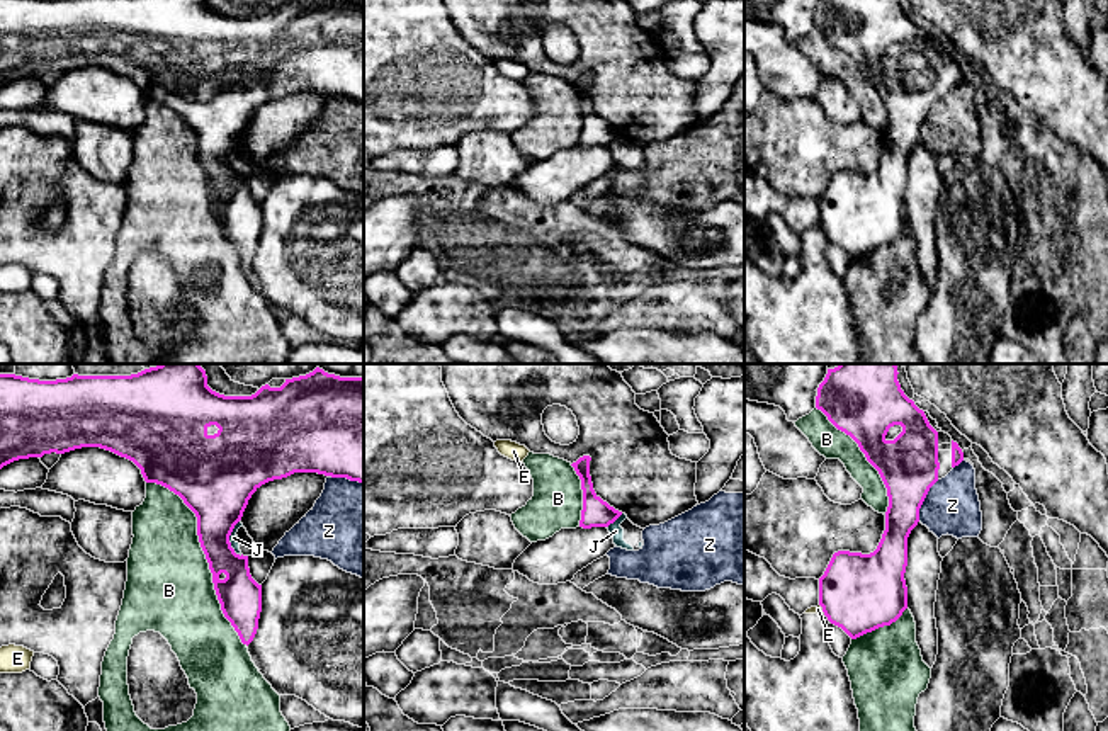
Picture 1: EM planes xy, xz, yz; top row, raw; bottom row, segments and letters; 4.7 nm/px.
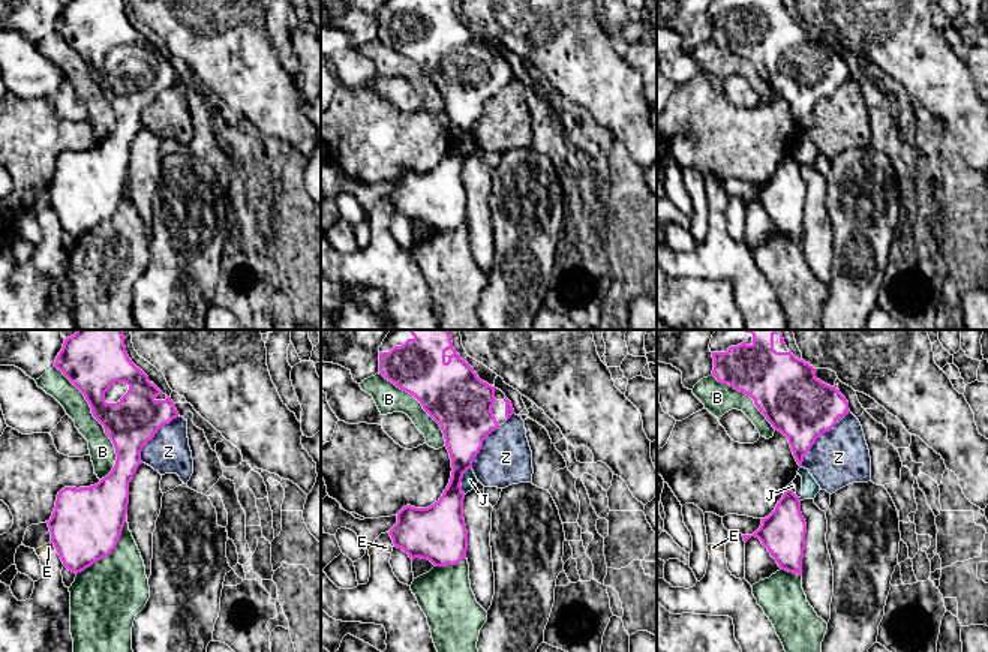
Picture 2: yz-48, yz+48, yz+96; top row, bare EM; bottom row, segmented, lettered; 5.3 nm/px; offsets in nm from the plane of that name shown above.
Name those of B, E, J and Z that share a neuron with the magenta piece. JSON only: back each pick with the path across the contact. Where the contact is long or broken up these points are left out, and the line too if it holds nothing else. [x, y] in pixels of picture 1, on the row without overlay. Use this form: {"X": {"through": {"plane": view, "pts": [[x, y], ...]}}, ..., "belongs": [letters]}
{"belongs": []}

